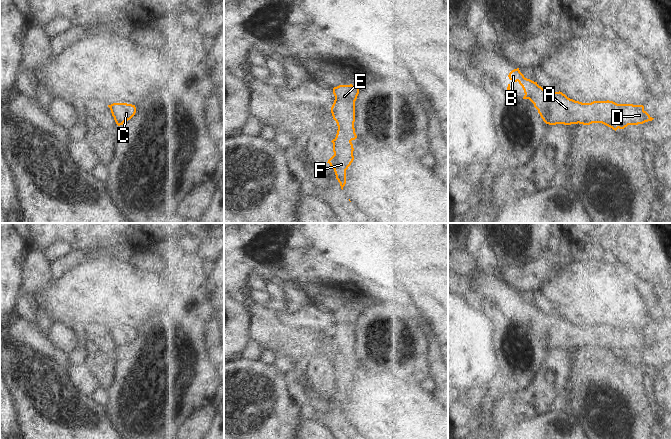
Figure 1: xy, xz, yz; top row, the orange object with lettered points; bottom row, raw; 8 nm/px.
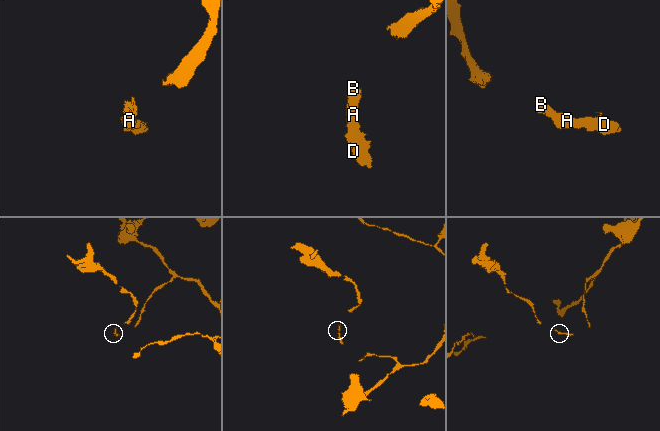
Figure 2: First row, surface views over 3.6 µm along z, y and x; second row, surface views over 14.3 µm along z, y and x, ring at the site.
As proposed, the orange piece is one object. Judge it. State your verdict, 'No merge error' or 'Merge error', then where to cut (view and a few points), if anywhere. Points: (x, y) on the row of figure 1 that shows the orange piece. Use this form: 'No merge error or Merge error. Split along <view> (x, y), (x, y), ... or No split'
No merge error. No split

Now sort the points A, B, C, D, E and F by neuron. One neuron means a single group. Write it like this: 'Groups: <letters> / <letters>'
Groups: A B C D E F

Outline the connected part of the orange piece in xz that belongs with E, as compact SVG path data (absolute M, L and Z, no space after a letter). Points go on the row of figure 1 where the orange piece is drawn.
M339 85L333 88L335 96L331 107L333 119L336 121L338 130L333 143L334 155L327 163L334 169L336 179L341 189L346 184L346 170L354 160L352 140L357 138L354 128L355 101L359 94L359 88L350 85Z

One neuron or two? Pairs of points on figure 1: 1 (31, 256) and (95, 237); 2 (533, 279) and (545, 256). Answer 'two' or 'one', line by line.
1: two
2: one

